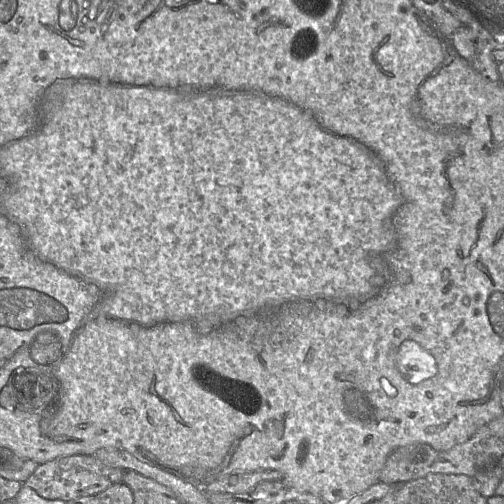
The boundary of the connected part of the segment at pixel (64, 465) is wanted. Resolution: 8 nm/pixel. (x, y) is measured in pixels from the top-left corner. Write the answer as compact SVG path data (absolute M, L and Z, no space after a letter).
M73 455L45 462L22 484L48 500L72 501L84 496L97 495L115 484L122 483L124 470L109 467L94 455Z

